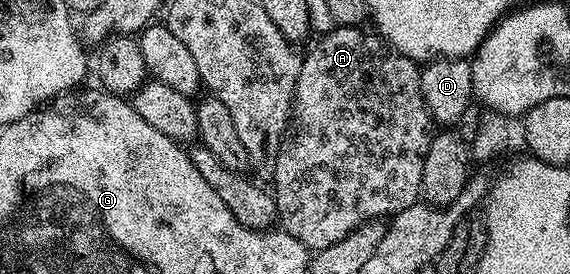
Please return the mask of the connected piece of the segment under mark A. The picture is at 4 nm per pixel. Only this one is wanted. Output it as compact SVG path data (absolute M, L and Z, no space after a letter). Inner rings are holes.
M334 26L332 31L324 32L318 39L321 40L309 52L307 50L304 52L299 69L299 81L295 85L295 93L293 94L291 119L295 126L292 128L291 137L286 138L281 152L277 155L271 176L271 182L273 182L271 190L277 201L277 218L280 230L295 237L295 241L299 241L313 253L327 249L327 245L335 245L335 241L343 241L343 237L347 237L354 229L365 223L381 221L386 217L398 215L400 211L407 209L412 203L418 202L423 195L421 190L423 161L427 157L431 138L429 110L423 101L423 93L421 92L421 67L414 60L400 55L384 39L373 33L368 35L361 27Z

